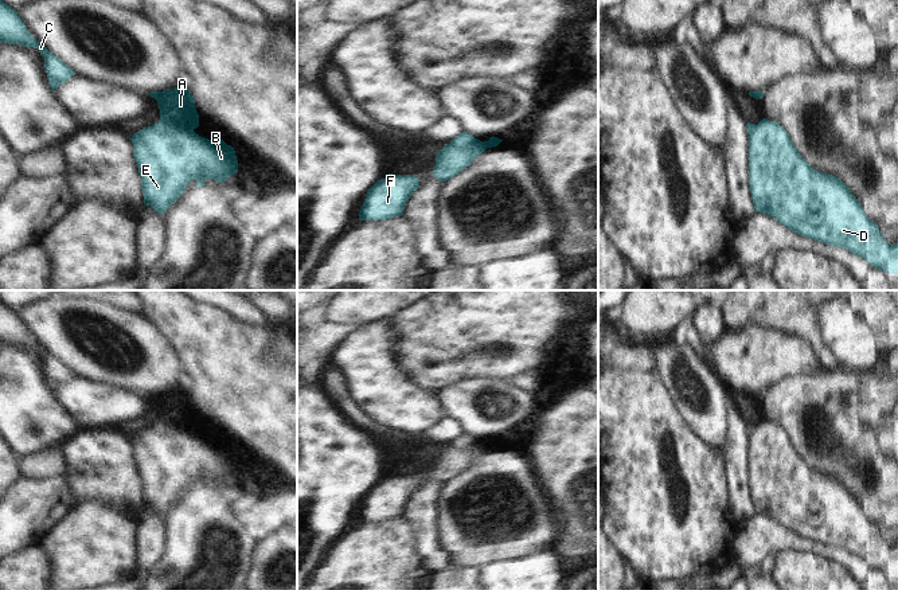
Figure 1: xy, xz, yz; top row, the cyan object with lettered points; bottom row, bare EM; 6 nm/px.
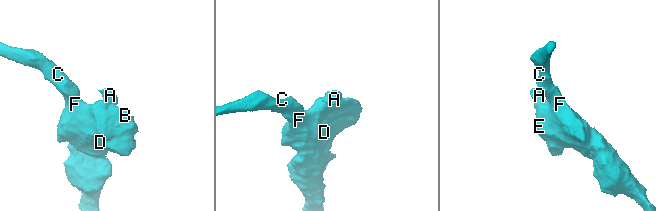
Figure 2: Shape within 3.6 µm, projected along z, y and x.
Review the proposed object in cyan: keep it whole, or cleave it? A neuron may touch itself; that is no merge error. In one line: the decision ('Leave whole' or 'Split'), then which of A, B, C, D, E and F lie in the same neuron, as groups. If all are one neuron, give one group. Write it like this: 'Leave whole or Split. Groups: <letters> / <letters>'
Split. Groups: A / B C D E F.

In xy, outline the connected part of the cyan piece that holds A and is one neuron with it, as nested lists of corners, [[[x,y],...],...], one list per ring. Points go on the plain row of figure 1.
[[[184,386],[163,392],[151,392],[149,398],[157,402],[160,410],[160,421],[152,426],[159,434],[164,434],[172,427],[184,427],[190,431],[199,427],[194,396]]]

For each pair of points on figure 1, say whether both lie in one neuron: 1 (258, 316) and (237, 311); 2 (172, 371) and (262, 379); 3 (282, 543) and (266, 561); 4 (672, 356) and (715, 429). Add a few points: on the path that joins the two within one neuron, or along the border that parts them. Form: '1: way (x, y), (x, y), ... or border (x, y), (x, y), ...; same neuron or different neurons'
1: way (253, 315), (242, 311); same neuron
2: border (170, 343), (180, 364), (184, 383); different neurons
3: way (280, 547), (270, 557); same neuron
4: way (683, 374), (697, 390), (699, 405), (705, 411); same neuron

